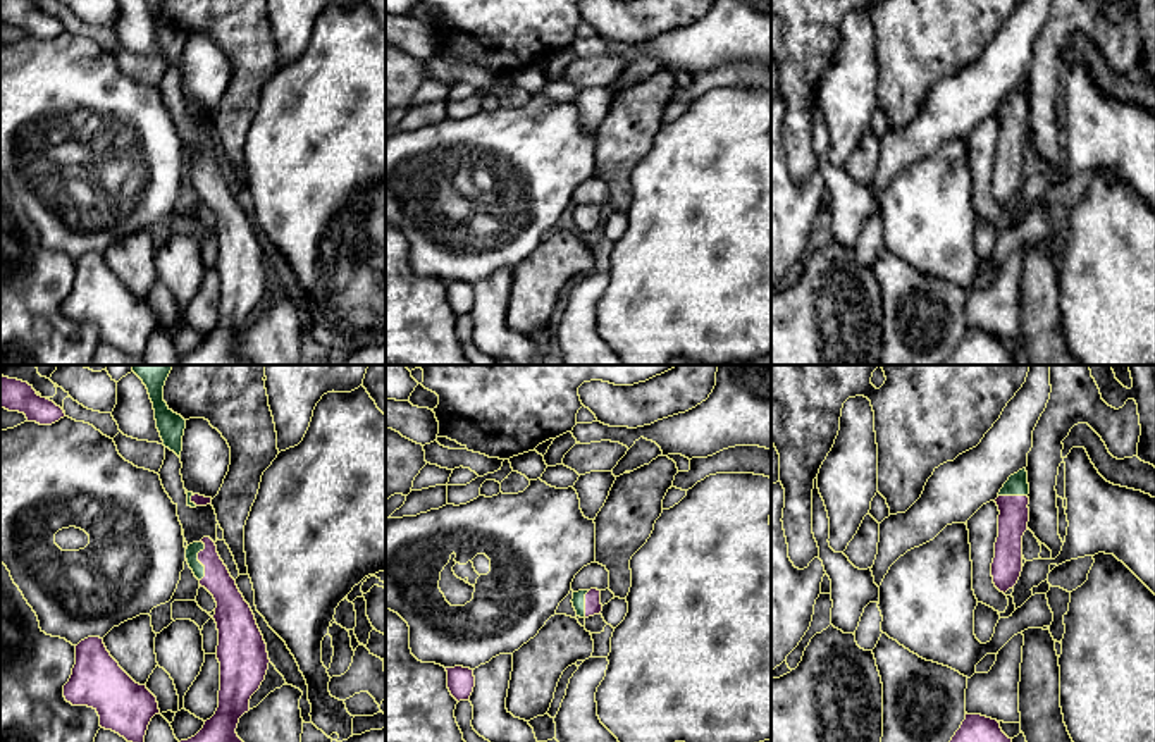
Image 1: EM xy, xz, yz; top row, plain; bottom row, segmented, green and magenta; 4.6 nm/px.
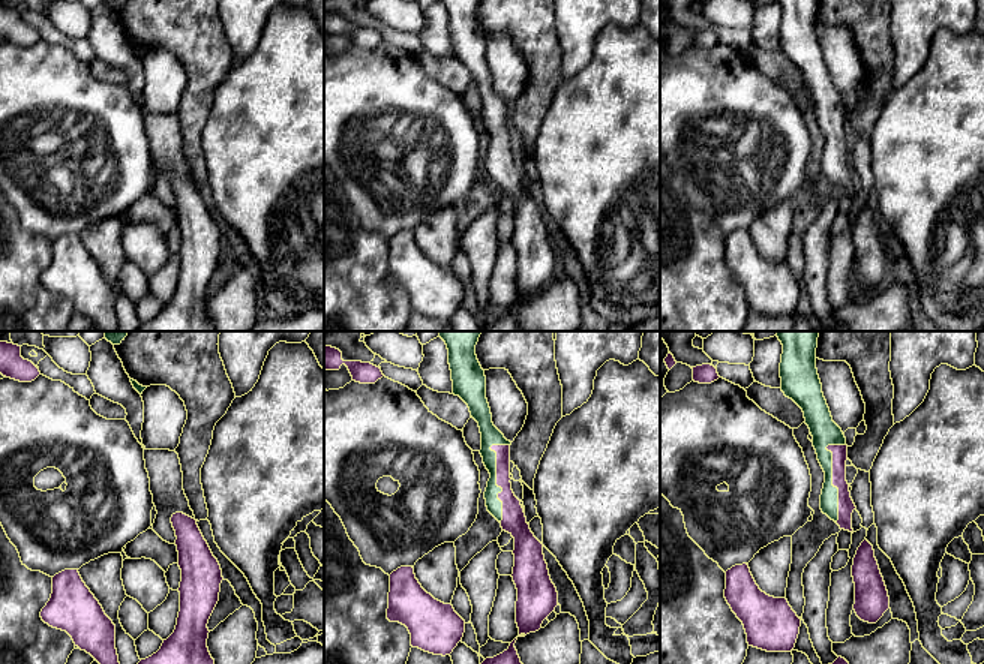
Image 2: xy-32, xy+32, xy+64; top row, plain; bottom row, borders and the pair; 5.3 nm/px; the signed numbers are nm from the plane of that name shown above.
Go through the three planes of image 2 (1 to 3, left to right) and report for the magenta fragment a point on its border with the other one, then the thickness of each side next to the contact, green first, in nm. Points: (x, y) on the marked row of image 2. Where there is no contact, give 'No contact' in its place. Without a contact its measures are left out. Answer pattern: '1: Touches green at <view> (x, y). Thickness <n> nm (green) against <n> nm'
1: No contact
2: Touches green at xy+32 (495, 483). Thickness 100 nm (green) against 130 nm
3: Touches green at xy+64 (831, 483). Thickness 100 nm (green) against 90 nm

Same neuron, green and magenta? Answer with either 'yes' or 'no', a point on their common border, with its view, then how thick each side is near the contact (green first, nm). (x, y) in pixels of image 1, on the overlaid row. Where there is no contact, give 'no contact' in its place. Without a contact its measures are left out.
yes | xy (198, 562) | 60/140 nm

